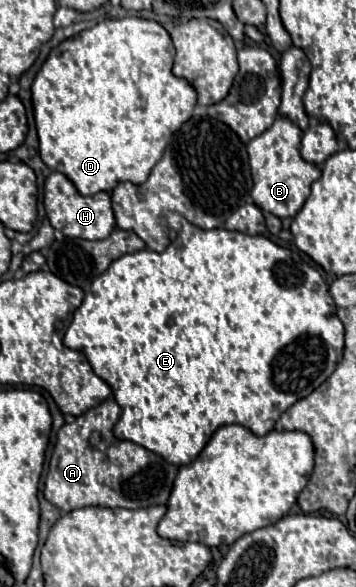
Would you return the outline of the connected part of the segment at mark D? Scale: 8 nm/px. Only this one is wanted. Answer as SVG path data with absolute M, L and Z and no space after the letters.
M125 16L125 18L107 18L99 24L95 24L89 30L79 32L77 36L61 42L57 48L51 50L49 58L45 60L43 68L37 72L33 86L31 86L31 94L33 94L33 108L35 108L35 126L37 126L37 134L39 134L39 154L41 160L51 168L57 170L61 174L65 174L83 196L91 196L97 192L111 192L119 182L133 182L133 184L143 184L151 172L151 168L159 162L159 158L163 156L165 146L169 144L173 132L177 132L181 128L181 124L185 124L191 114L193 108L197 104L197 92L195 88L185 80L185 78L177 78L173 76L171 68L173 68L173 42L171 36L167 34L167 30L155 22L155 20L147 20L147 18L137 18L137 16Z

